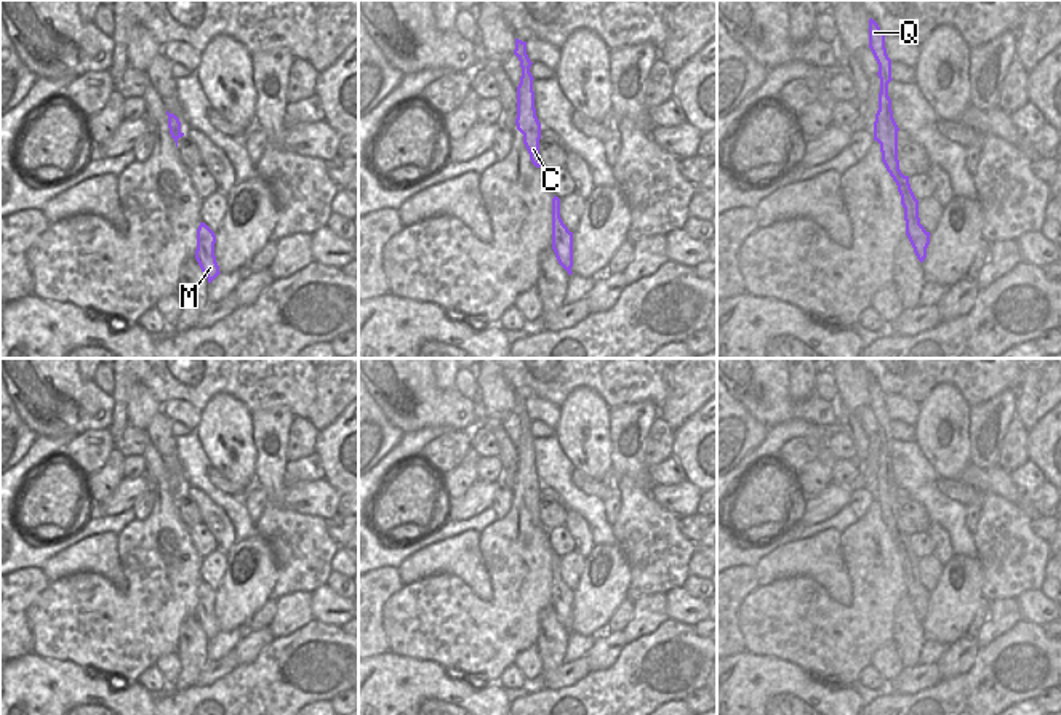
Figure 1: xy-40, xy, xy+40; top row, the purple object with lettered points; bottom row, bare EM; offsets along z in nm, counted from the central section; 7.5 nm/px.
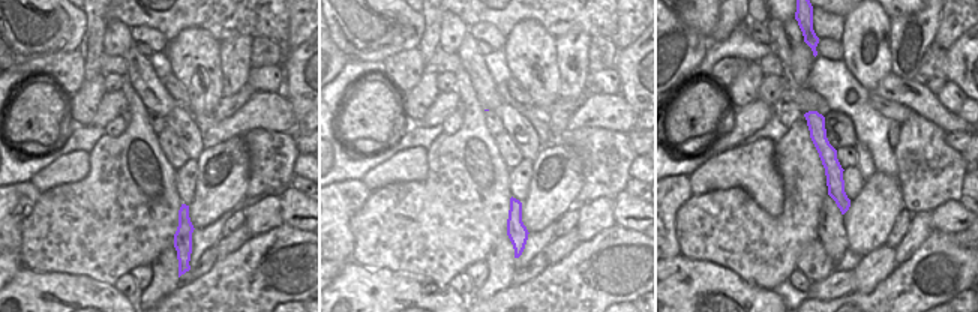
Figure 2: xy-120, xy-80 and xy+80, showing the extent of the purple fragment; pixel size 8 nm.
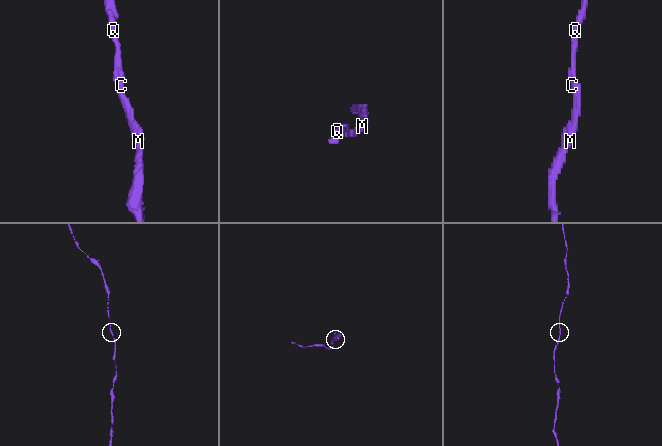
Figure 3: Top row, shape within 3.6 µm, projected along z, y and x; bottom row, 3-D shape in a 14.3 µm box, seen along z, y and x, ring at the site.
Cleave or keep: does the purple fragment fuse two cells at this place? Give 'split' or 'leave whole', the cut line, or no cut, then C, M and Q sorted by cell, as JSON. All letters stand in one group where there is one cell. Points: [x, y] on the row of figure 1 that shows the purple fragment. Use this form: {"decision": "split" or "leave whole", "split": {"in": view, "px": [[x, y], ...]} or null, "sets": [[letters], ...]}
{"decision": "leave whole", "split": null, "sets": [["C", "M", "Q"]]}

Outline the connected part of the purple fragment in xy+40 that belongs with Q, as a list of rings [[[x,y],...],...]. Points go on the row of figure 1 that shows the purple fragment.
[[[869,19],[869,48],[879,64],[880,93],[879,110],[874,122],[874,141],[880,144],[882,162],[898,186],[901,195],[901,205],[904,208],[906,235],[914,248],[914,253],[920,262],[927,258],[927,248],[930,245],[930,232],[920,224],[919,200],[915,198],[909,176],[904,176],[899,170],[898,160],[898,125],[893,118],[891,99],[888,96],[888,83],[891,78],[891,59],[885,48],[885,34],[879,24]]]

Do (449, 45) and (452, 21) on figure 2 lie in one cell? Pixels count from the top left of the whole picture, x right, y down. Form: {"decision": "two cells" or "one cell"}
{"decision": "one cell"}

